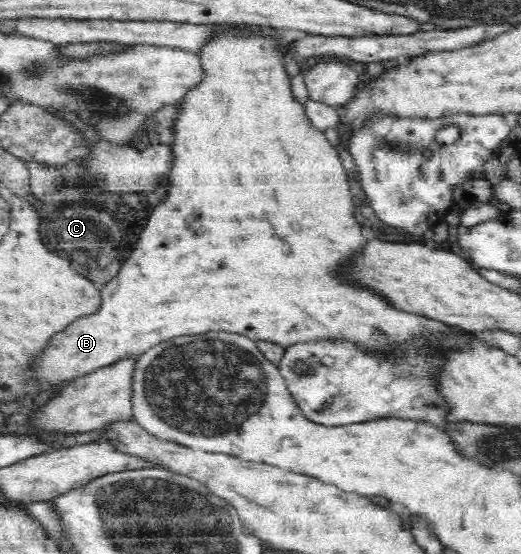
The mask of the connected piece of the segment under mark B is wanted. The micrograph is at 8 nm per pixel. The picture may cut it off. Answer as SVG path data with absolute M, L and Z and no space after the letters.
M233 36L233 38L215 38L211 44L207 44L201 52L199 52L199 56L201 57L201 63L205 67L205 80L201 82L201 85L197 86L197 88L193 88L191 92L189 92L182 100L183 105L185 105L185 110L183 110L183 114L177 118L177 122L175 122L175 153L177 153L177 162L175 162L175 186L173 186L173 190L169 190L170 194L165 203L162 203L155 212L153 212L153 216L151 216L151 220L149 220L149 224L145 226L145 230L141 232L141 238L139 238L139 242L137 242L137 246L135 246L135 250L133 250L133 254L129 256L127 260L124 260L125 264L122 270L117 273L105 286L99 289L101 304L98 306L98 310L92 312L91 314L86 314L84 317L79 317L77 320L73 321L65 330L61 330L61 332L57 332L43 348L41 348L41 352L27 364L27 370L25 372L31 372L31 376L27 376L27 382L25 382L25 386L31 382L33 386L37 386L37 388L55 388L55 386L59 386L59 384L63 384L63 382L71 382L77 380L77 378L83 378L88 376L88 374L95 373L98 370L109 368L109 366L113 366L113 364L119 364L119 362L124 362L125 360L135 360L139 358L141 354L145 354L147 350L152 349L158 342L163 342L170 340L175 337L189 337L193 334L203 334L209 331L217 331L217 330L225 330L227 332L235 332L237 334L241 334L245 337L251 338L255 341L267 340L273 341L281 346L288 347L293 343L298 343L301 341L310 341L310 340L323 340L323 338L341 338L341 336L345 336L345 334L353 334L353 338L357 338L357 340L361 340L361 338L365 338L365 342L369 344L369 338L373 338L373 334L377 334L377 330L385 330L385 334L391 334L393 338L391 341L405 341L409 340L413 334L417 334L417 332L423 332L423 330L434 330L434 332L443 332L445 325L441 322L435 322L434 320L427 320L425 318L421 318L420 316L409 316L409 314L397 314L395 310L389 310L389 306L385 306L385 304L381 304L381 302L377 302L377 298L371 298L369 300L369 294L357 294L357 290L341 290L341 286L333 286L333 282L329 282L329 278L325 278L325 270L329 270L329 266L333 266L333 262L337 262L337 258L345 258L345 254L349 254L349 250L353 250L353 246L361 246L363 244L363 234L361 234L361 230L357 230L359 226L357 226L357 222L353 220L353 200L352 195L349 192L349 185L347 184L347 178L350 176L347 175L346 169L341 163L339 159L339 154L335 150L335 147L331 146L327 139L325 139L325 135L318 130L315 130L309 119L306 117L306 110L304 109L304 105L299 104L295 101L291 89L290 89L290 78L286 75L284 71L284 66L282 65L283 56L280 56L278 52L276 52L276 46L279 42L275 42L274 40L263 40L262 38L254 38L254 36Z

